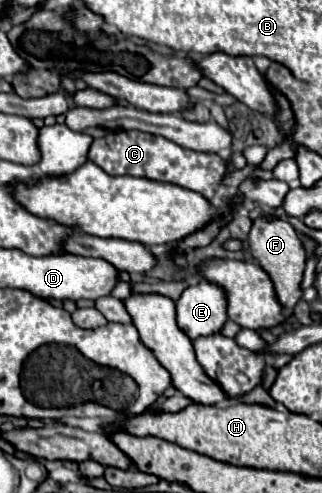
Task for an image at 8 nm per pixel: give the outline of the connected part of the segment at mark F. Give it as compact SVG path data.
M262 215L252 225L252 231L248 237L248 251L258 261L258 265L268 273L268 277L274 281L274 291L276 291L278 303L286 311L292 311L294 305L298 303L298 299L302 297L300 281L302 281L304 265L306 265L306 253L304 253L298 233L292 229L292 225L286 219Z

